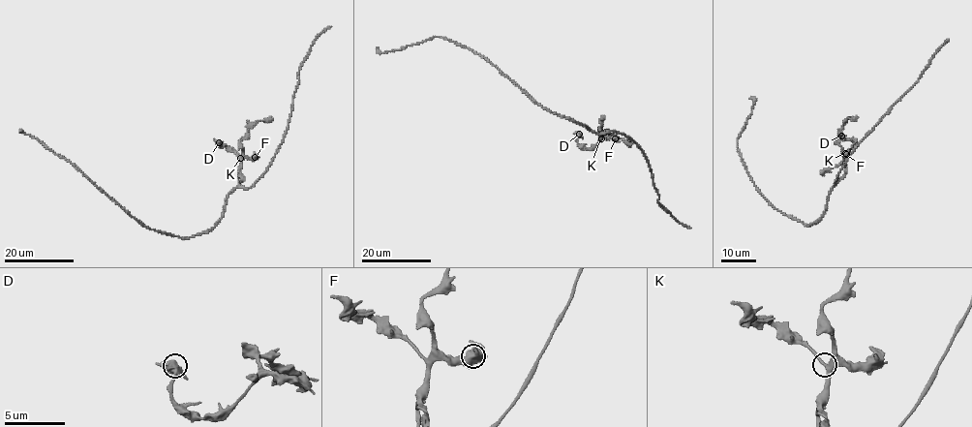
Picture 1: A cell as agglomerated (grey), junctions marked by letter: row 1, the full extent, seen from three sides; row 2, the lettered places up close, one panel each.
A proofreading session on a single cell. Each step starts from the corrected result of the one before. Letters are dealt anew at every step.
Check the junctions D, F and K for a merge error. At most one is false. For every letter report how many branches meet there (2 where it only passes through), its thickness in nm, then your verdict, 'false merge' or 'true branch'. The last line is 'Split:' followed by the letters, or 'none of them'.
D: 3 | 600 nm | true branch
F: 3 | 600 nm | true branch
K: 3 | 320 nm | true branch
Split: none of them

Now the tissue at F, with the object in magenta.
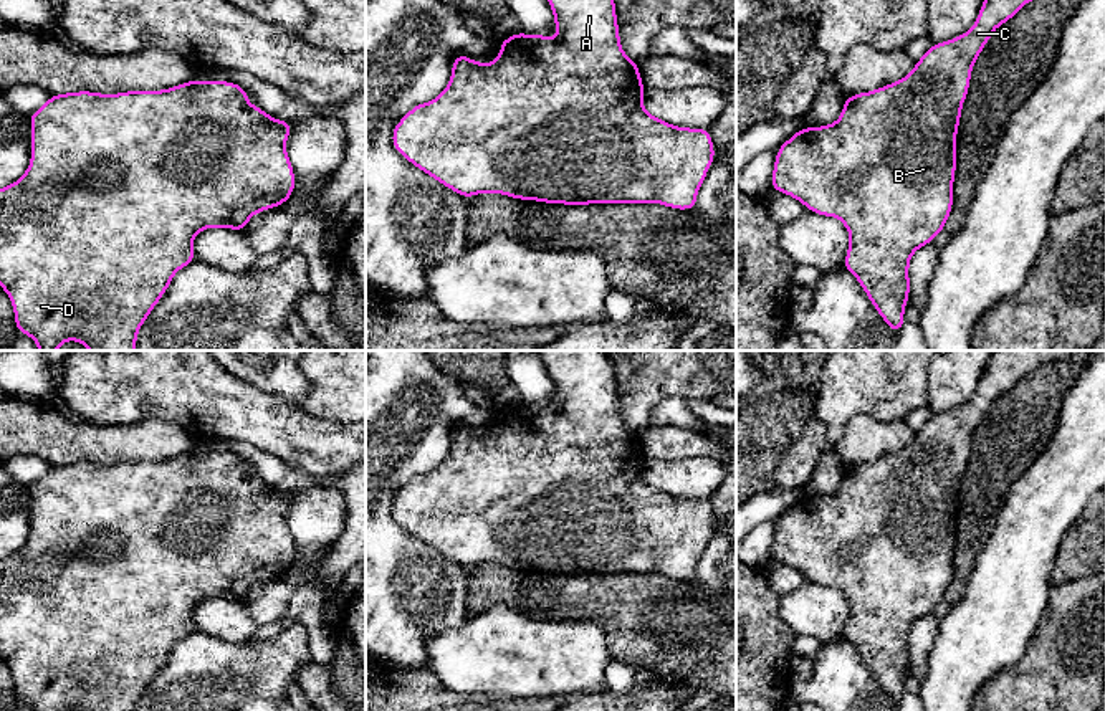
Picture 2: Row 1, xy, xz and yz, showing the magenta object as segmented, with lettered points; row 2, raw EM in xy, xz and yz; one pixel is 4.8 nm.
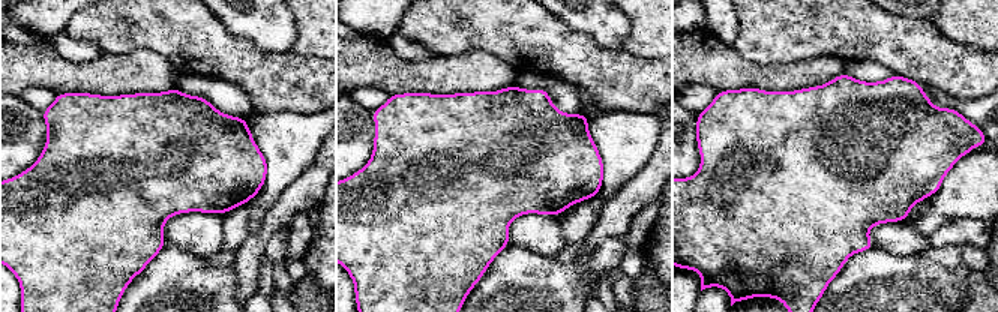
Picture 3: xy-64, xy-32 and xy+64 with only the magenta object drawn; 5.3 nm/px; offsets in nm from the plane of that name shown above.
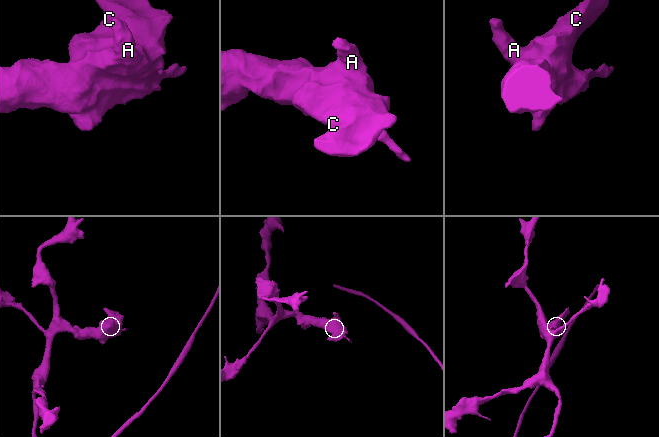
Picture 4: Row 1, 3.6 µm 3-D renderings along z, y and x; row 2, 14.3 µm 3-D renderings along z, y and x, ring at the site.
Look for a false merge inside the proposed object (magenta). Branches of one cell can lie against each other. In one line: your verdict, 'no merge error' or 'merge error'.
no merge error

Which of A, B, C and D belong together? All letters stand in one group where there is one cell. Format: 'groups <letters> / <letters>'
groups A B C D

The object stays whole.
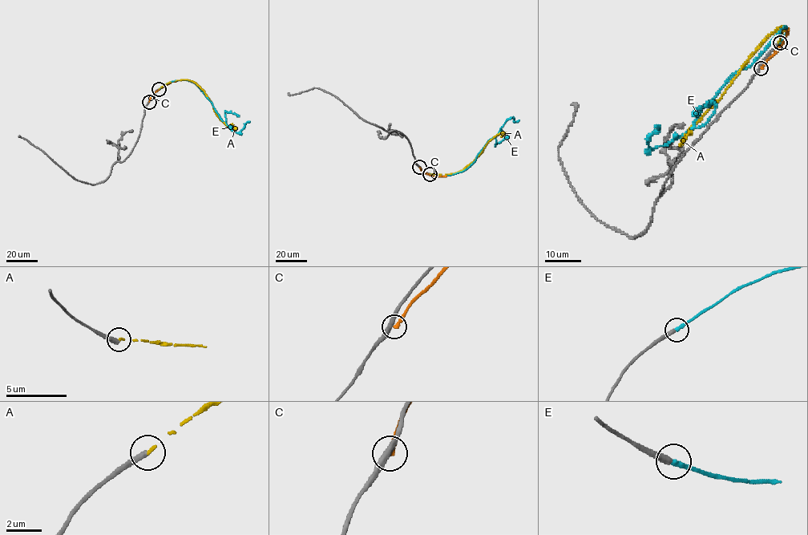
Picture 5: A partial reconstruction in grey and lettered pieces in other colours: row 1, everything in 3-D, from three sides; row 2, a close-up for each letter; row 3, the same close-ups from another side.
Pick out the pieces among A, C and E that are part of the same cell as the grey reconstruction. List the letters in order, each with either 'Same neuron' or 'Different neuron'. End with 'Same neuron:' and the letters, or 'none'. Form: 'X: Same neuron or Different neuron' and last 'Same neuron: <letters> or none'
A: Different neuron
C: Different neuron
E: Same neuron
Same neuron: E

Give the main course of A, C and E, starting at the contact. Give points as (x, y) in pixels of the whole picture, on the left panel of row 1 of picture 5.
A: (159, 89), (176, 80), (193, 81), (204, 91), (216, 115), (235, 129), (230, 123)
C: (149, 102), (155, 92), (176, 80)
E: (159, 89), (175, 81), (192, 81), (232, 130), (240, 131), (249, 121)

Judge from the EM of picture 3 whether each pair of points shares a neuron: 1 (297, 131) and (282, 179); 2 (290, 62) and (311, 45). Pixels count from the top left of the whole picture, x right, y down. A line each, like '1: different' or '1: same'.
1: same
2: different

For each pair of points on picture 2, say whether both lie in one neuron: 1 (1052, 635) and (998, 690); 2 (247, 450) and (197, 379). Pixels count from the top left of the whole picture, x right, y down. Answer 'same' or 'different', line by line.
1: same
2: different

